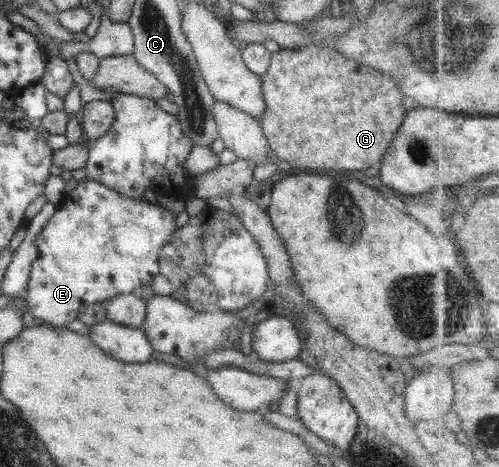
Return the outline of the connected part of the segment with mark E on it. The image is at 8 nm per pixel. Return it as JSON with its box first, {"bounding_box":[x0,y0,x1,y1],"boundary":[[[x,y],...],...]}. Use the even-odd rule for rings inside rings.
{"bounding_box":[23,179,176,328],"boundary":[[[87,179],[79,181],[75,189],[66,192],[61,203],[56,206],[55,213],[45,222],[44,228],[33,238],[32,242],[35,246],[37,257],[34,259],[33,263],[31,263],[26,291],[23,293],[25,295],[24,301],[28,307],[27,312],[30,314],[30,317],[40,319],[44,325],[49,325],[51,328],[61,328],[67,325],[67,323],[71,323],[71,321],[76,318],[78,311],[85,305],[99,302],[105,304],[107,300],[116,295],[127,295],[130,294],[133,289],[141,287],[141,285],[150,285],[151,279],[160,273],[157,265],[158,252],[167,243],[170,235],[176,230],[175,217],[175,213],[165,210],[165,208],[154,202],[151,197],[145,200],[141,198],[130,198],[122,196],[119,192],[114,192],[112,189],[106,188],[104,185],[101,185],[101,183]]]}

